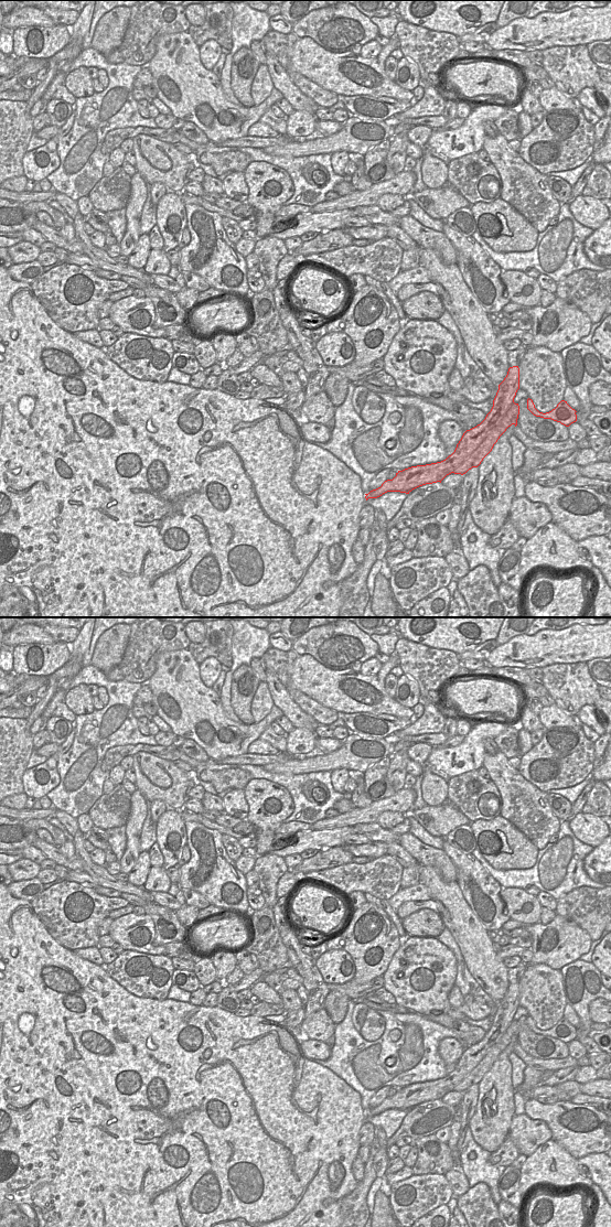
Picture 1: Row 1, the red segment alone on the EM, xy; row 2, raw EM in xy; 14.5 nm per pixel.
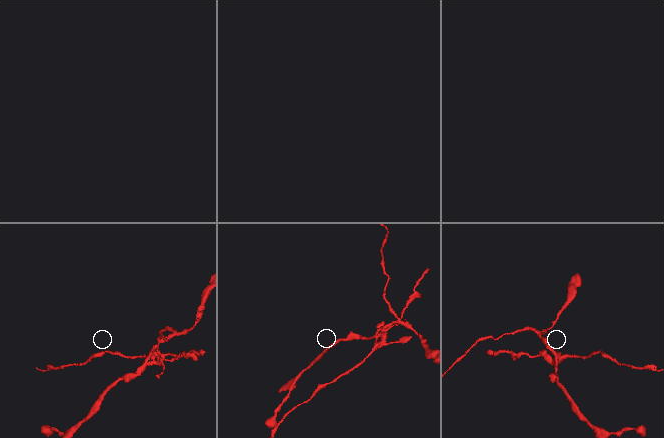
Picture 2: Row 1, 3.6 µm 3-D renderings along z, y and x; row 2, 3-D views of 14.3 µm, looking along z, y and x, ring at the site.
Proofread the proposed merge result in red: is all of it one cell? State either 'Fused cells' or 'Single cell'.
Fused cells.

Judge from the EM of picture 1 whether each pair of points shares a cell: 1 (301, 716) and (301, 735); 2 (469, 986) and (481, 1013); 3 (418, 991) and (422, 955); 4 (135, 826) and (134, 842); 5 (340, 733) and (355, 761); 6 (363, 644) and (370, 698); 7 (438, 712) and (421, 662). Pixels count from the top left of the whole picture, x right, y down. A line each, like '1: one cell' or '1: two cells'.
1: two cells
2: two cells
3: one cell
4: one cell
5: two cells
6: two cells
7: one cell

